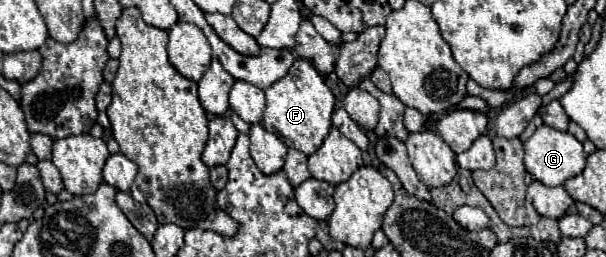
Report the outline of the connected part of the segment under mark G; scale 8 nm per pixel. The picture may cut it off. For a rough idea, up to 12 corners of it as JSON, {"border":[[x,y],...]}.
{"border":[[546,124],[528,138],[524,166],[544,186],[582,174],[582,144]]}

